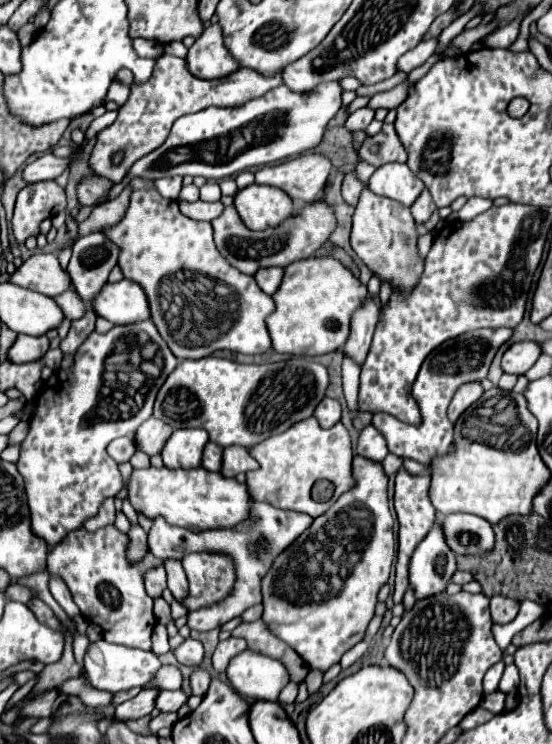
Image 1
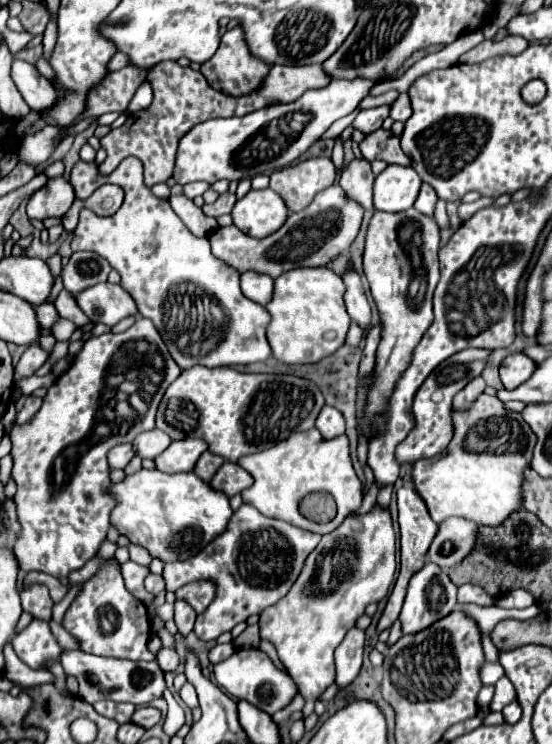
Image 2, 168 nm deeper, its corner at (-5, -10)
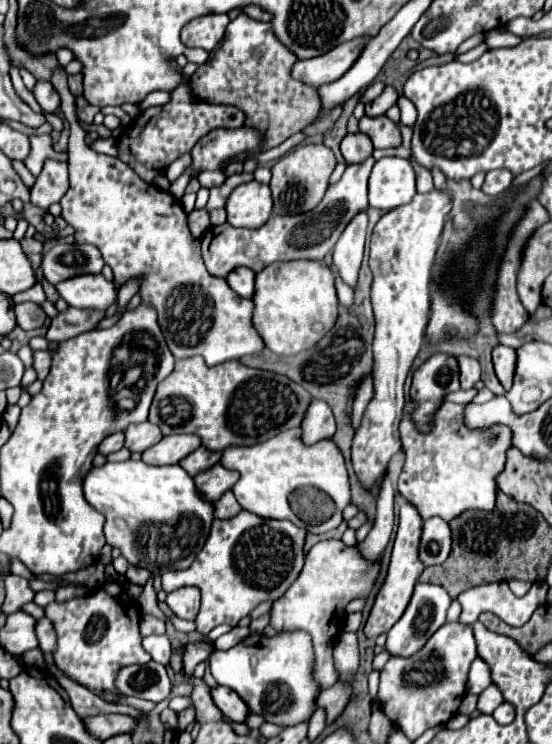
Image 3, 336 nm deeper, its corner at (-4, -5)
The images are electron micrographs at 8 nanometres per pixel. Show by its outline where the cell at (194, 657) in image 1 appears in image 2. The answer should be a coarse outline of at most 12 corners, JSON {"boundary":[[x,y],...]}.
{"boundary":[[161,647],[157,663],[163,671],[175,671],[181,657],[171,647]]}

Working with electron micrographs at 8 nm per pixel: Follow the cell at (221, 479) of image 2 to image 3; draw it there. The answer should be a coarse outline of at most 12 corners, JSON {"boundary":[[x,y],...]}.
{"boundary":[[214,468],[194,482],[206,500],[216,502],[238,482],[236,470]]}

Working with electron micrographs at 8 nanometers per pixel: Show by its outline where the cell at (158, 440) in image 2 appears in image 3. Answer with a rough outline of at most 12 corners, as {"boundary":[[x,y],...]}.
{"boundary":[[152,422],[130,424],[126,448],[144,452],[164,438]]}

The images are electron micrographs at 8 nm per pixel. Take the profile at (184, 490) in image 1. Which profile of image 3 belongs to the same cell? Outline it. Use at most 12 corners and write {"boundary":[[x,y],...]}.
{"boundary":[[180,464],[84,478],[104,536],[154,574],[184,570],[214,520]]}

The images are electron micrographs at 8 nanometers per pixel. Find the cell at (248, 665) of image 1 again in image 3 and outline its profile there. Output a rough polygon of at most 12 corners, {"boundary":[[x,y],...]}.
{"boundary":[[306,632],[250,634],[210,672],[266,722],[314,712]]}

